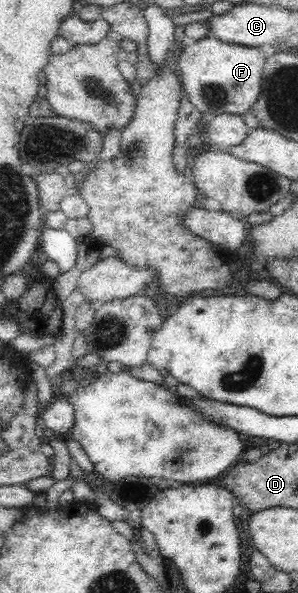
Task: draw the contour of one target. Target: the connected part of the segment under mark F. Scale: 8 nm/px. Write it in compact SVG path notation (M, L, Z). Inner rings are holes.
M207 36L203 39L187 42L187 46L181 52L179 58L179 68L183 76L183 83L189 96L189 101L197 107L202 117L199 123L205 125L211 122L216 116L223 113L244 116L254 107L254 103L259 98L262 87L262 72L267 59L268 52L264 48L251 48L237 45L235 43L225 43L215 36Z

